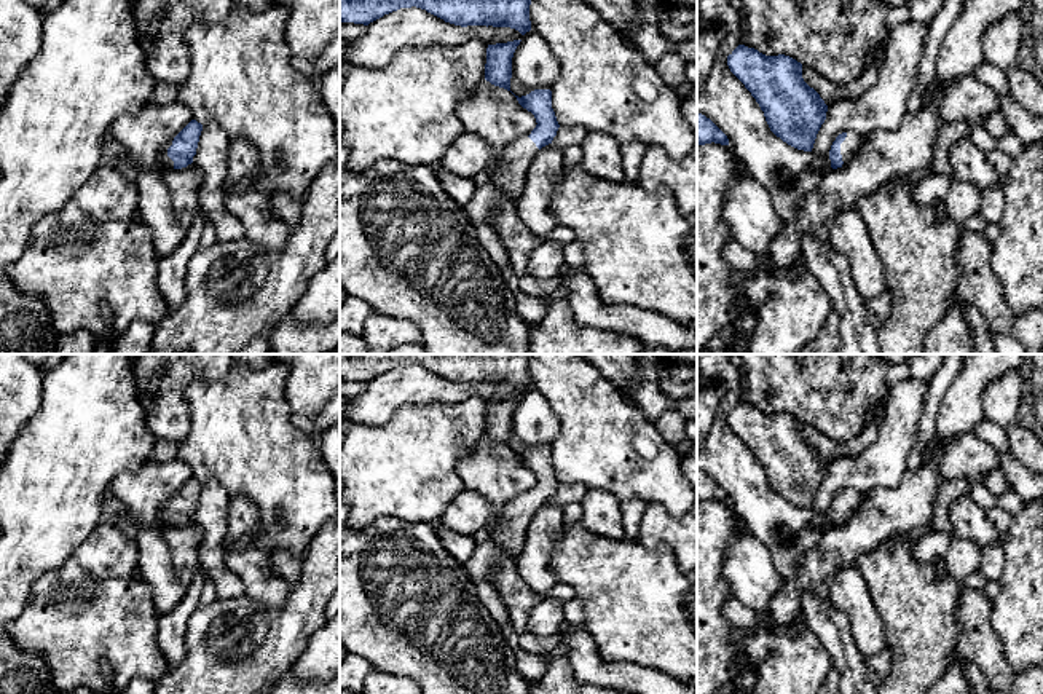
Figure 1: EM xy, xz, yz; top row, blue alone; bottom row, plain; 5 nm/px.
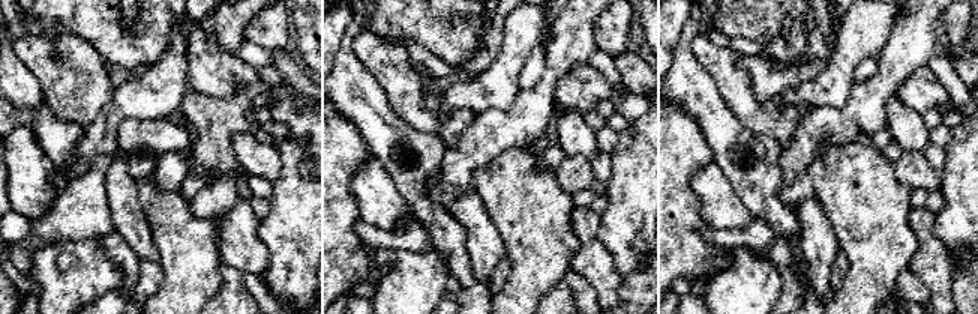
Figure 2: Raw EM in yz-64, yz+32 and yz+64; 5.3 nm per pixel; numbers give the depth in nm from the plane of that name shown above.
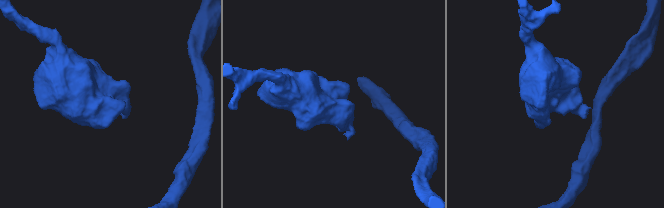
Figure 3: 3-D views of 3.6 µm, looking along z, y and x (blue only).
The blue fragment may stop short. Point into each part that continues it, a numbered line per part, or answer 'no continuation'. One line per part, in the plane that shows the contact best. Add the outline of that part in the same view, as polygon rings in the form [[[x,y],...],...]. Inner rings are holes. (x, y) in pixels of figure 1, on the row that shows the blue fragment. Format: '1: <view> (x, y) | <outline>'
1: yz (850, 145) | [[[847,132],[845,140],[840,144],[840,155],[844,164],[847,163],[848,158],[852,158],[860,150],[863,142],[864,142],[864,136],[860,136],[856,132]]]

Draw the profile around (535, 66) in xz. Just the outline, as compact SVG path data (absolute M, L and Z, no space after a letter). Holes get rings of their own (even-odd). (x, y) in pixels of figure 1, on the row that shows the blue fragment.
M529 30L512 57L510 91L522 97L534 89L550 89L560 75L560 64L545 40Z

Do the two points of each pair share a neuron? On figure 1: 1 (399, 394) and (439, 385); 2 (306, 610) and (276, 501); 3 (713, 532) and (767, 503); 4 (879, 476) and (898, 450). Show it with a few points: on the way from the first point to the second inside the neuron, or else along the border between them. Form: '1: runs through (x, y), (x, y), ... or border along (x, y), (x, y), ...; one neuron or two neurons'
1: runs through (409, 386), (429, 386); one neuron
2: border along (322, 524), (302, 554); two neurons
3: border along (728, 503), (734, 511); two neurons
4: runs through (879, 469), (892, 457); one neuron

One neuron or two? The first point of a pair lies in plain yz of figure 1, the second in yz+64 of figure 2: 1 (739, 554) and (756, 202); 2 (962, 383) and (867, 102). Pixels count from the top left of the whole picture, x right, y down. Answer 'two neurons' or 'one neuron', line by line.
1: two neurons
2: one neuron

